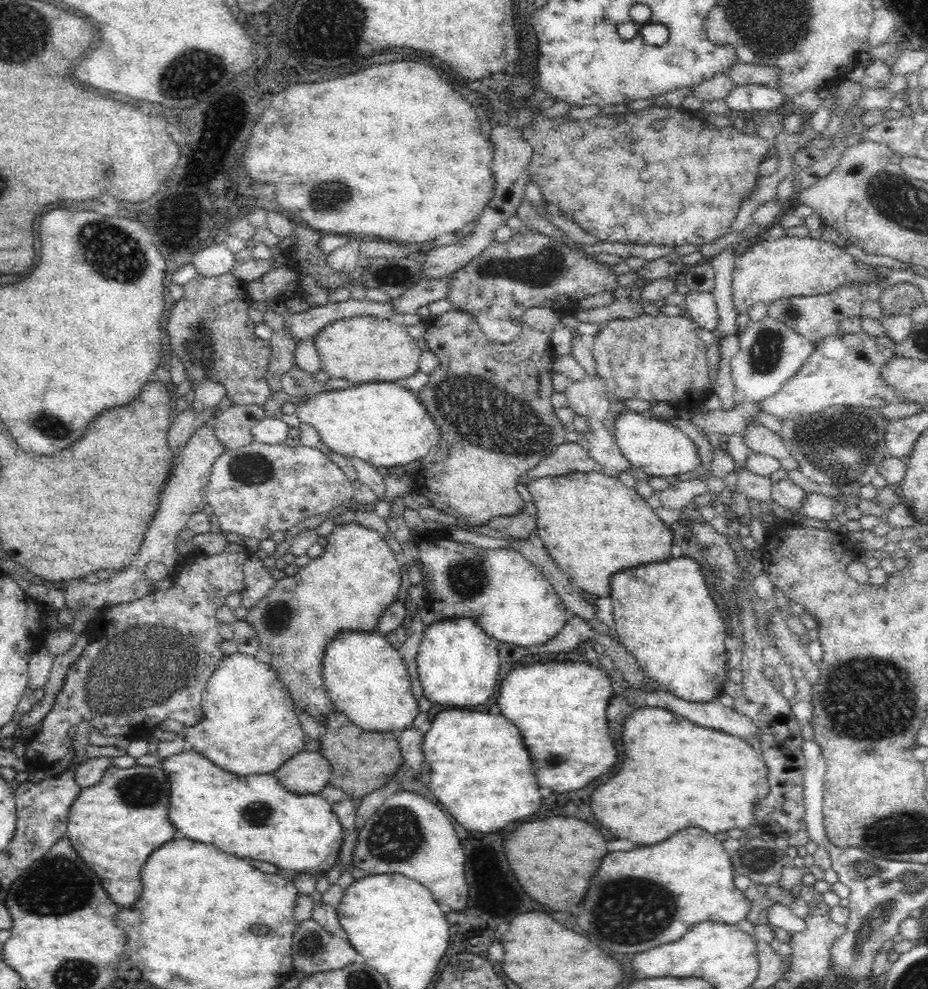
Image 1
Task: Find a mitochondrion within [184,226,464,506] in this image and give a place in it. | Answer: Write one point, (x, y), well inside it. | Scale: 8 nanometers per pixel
(249, 469)

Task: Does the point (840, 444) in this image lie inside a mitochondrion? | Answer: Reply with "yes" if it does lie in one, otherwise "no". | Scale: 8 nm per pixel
yes

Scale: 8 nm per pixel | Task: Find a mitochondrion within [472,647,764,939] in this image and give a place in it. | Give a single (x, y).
(554, 760)

